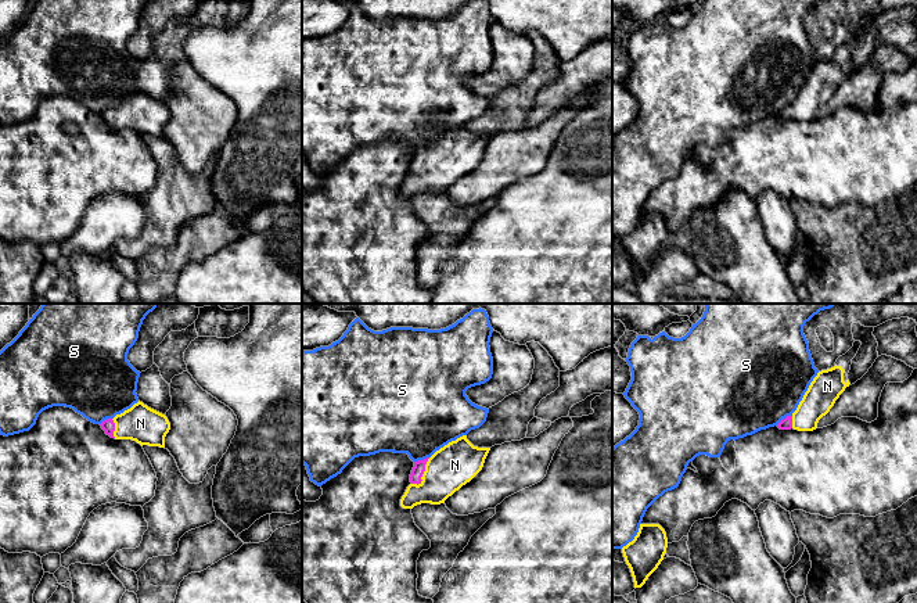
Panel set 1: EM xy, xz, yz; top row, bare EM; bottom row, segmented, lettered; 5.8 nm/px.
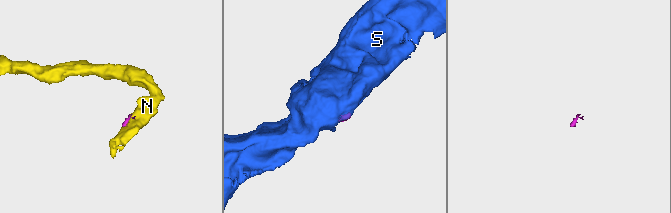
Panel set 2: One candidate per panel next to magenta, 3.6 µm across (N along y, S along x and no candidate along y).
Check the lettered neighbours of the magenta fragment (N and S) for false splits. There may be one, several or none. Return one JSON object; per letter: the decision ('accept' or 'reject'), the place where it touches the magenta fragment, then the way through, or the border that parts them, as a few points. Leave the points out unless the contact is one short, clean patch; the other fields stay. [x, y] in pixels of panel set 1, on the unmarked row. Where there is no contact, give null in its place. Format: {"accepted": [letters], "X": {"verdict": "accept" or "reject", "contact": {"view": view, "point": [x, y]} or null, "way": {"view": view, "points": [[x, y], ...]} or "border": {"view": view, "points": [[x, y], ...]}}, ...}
{"accepted": ["N"], "N": {"verdict": "accept", "contact": {"view": "xz", "point": [423, 162]}, "way": {"view": "xz", "points": [[419, 158], [423, 162], [443, 162], [455, 154]]}}, "S": {"verdict": "reject", "contact": {"view": "yz", "point": [783, 108]}, "border": {"view": "yz", "points": [[791, 104], [787, 104], [776, 114]]}}}

